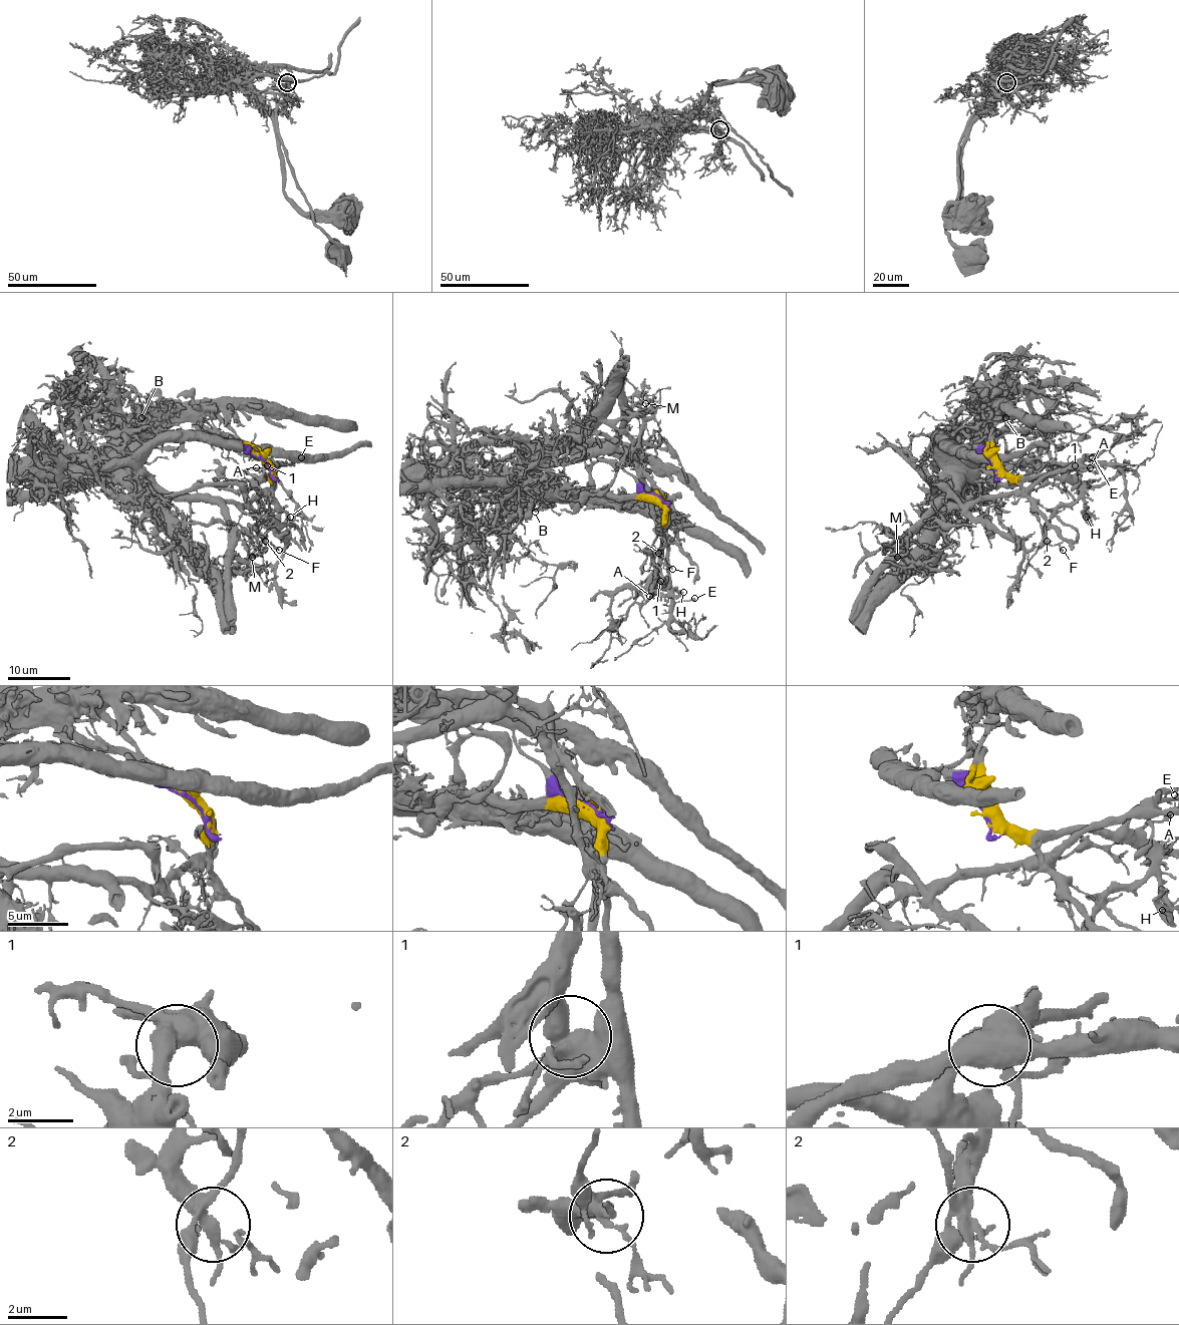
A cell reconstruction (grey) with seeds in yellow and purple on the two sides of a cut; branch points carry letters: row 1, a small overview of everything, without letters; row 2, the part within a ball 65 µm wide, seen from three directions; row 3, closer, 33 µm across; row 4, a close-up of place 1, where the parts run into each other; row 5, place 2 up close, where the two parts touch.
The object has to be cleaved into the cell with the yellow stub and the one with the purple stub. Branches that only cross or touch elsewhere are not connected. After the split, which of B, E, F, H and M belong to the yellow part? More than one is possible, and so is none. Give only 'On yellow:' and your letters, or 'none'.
On yellow: B, H

